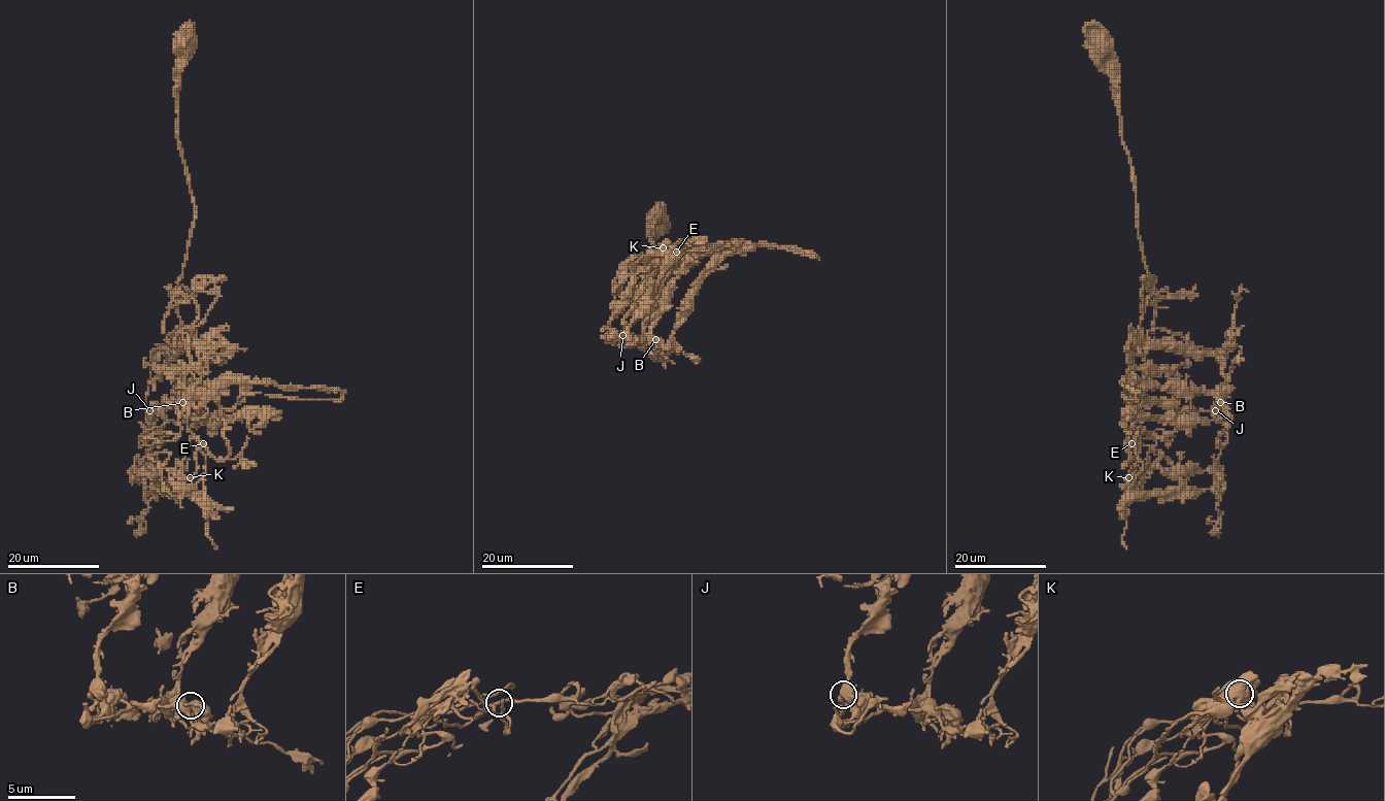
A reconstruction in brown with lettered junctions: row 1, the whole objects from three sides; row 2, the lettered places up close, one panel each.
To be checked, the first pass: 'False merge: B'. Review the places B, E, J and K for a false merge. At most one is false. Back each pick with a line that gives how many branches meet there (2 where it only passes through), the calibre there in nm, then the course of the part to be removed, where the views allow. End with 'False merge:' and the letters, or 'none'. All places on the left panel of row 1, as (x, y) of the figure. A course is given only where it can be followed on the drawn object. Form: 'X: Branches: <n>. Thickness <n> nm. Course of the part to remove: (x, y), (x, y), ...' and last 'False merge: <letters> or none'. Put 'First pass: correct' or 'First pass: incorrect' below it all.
False merge: none
First pass: incorrect

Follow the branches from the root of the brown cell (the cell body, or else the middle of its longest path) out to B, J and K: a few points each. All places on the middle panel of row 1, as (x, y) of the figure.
B: (657, 215), (650, 238), (668, 257), (652, 274), (672, 263), (673, 248), (625, 319), (628, 335), (655, 339)
J: (657, 215), (650, 238), (668, 257), (653, 275), (675, 252), (664, 253), (622, 335)
K: (657, 215), (650, 238), (668, 257), (653, 275), (672, 263), (666, 262), (673, 248), (655, 257), (663, 247)

